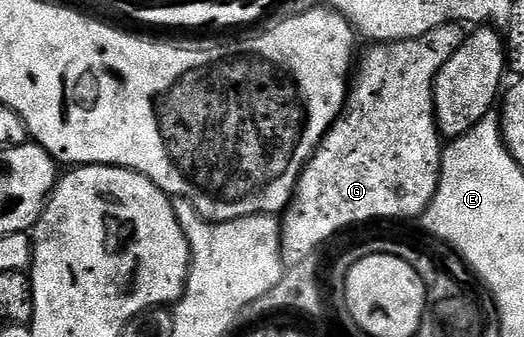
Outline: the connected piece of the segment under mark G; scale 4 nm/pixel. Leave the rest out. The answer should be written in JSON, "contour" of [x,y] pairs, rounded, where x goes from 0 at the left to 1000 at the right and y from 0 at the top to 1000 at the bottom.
{"contour":[[[863,65],[845,71],[838,83],[819,89],[819,101],[811,101],[803,113],[710,128],[706,134],[708,145],[695,166],[691,157],[683,169],[681,211],[676,217],[674,234],[666,249],[662,303],[655,315],[655,341],[639,356],[635,377],[624,389],[620,409],[595,457],[594,478],[578,496],[578,513],[571,519],[571,537],[563,555],[555,602],[548,608],[544,626],[538,632],[540,766],[550,786],[561,789],[588,769],[595,754],[601,754],[601,745],[622,712],[635,709],[653,677],[670,677],[676,665],[697,662],[698,653],[769,653],[775,641],[800,647],[815,626],[817,611],[823,605],[823,591],[838,558],[838,510],[845,499],[845,457],[849,448],[847,430],[844,424],[838,430],[842,395],[838,389],[838,365],[830,356],[830,234],[842,208],[842,196],[849,196],[849,184],[857,184],[857,172],[865,172],[865,160],[884,134],[887,116],[887,92],[884,95],[884,89],[887,83],[882,68]]]}

